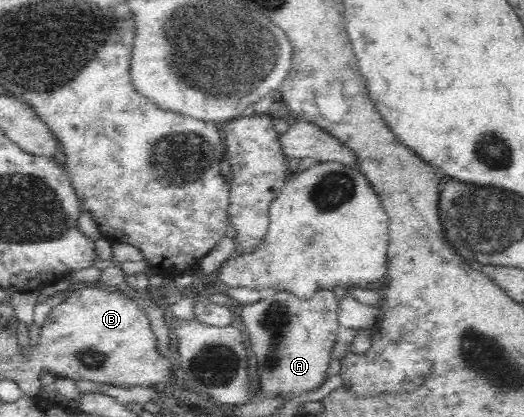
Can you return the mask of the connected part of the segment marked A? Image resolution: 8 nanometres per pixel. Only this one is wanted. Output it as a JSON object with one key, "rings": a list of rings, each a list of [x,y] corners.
{"rings":[[[322,289],[310,300],[280,292],[273,298],[242,305],[241,317],[242,329],[258,359],[260,395],[290,400],[322,386],[328,379],[331,352],[340,328],[338,298],[333,291]]]}

